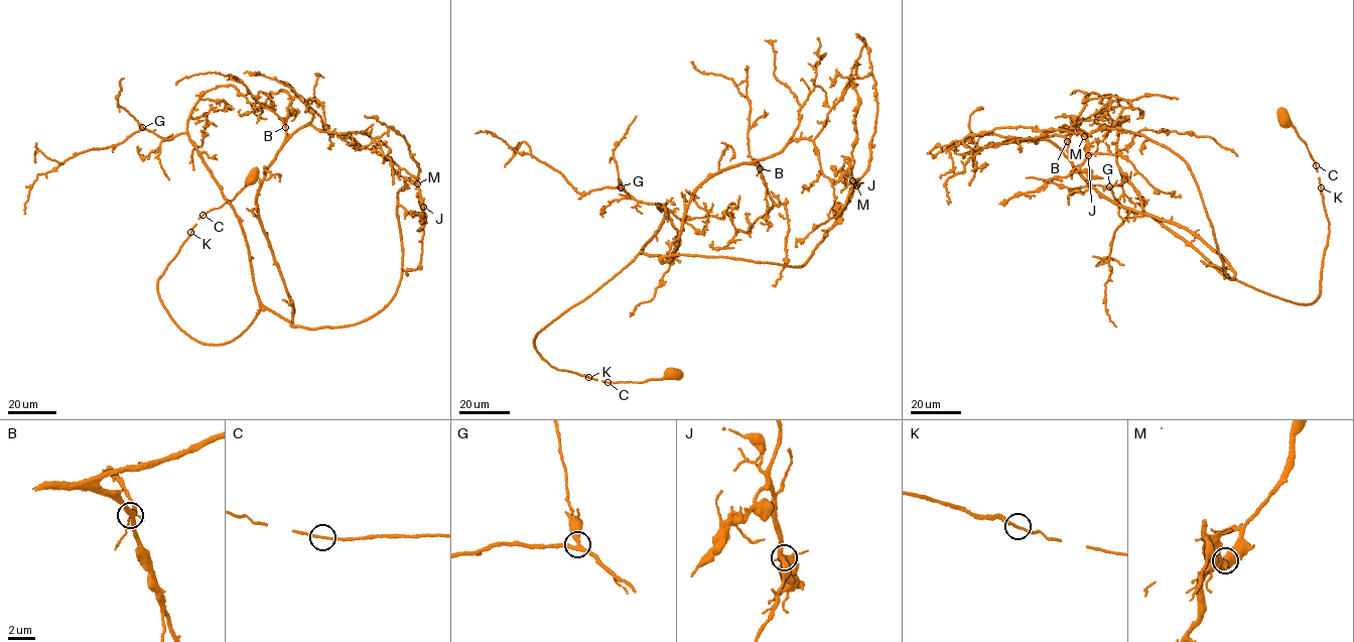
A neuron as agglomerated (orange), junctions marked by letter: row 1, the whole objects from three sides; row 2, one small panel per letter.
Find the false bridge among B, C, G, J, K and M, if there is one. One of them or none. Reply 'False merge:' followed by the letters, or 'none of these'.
False merge: none of these

